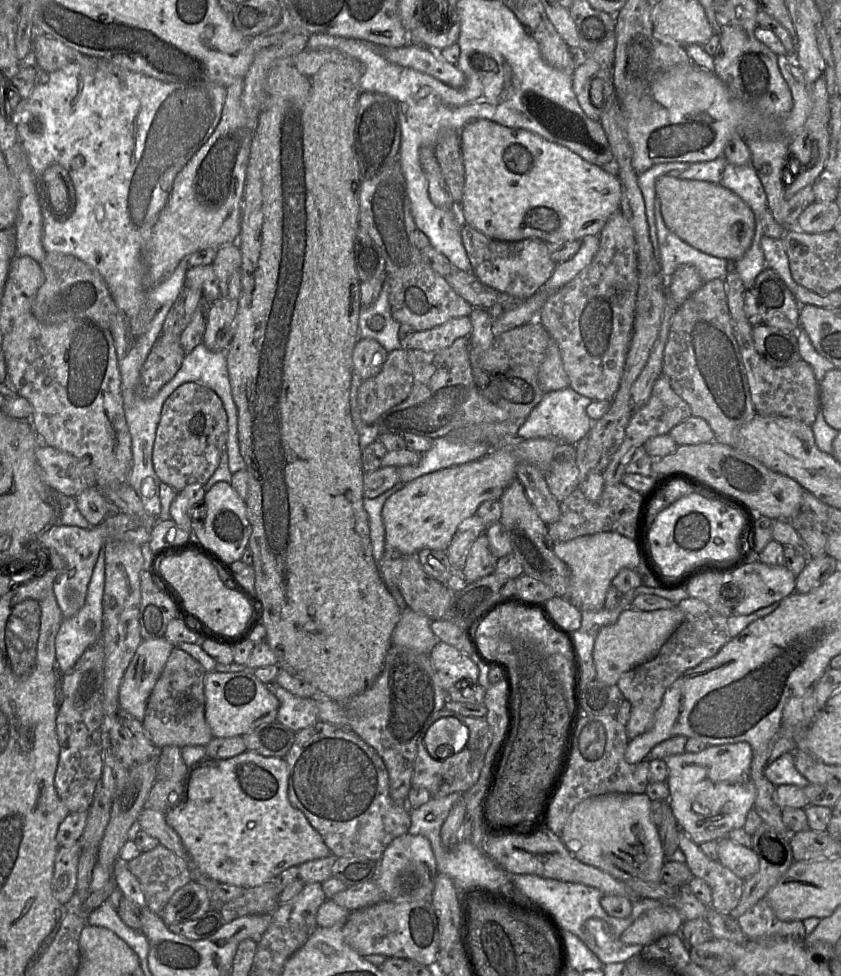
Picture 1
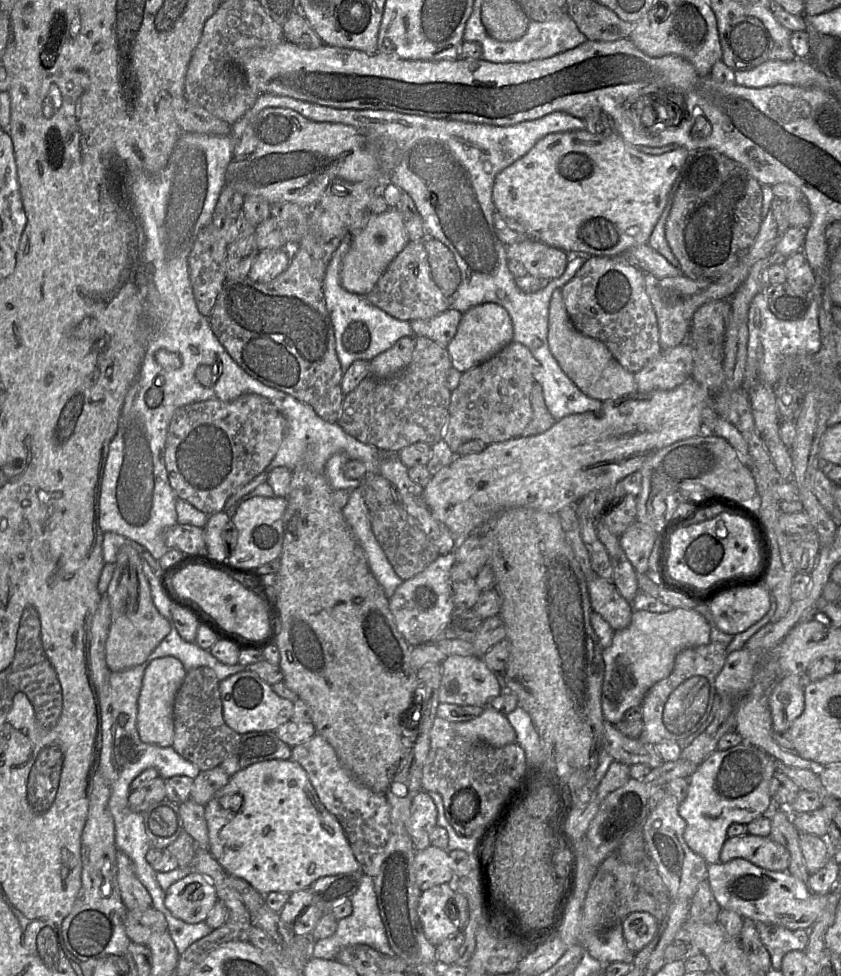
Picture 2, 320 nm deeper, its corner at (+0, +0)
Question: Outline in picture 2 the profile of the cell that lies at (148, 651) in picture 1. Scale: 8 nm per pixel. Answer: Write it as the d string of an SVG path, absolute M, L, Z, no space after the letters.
M175 657L156 658L145 669L138 698L137 730L140 739L160 747L171 747L174 739L174 701L186 676L186 670Z

